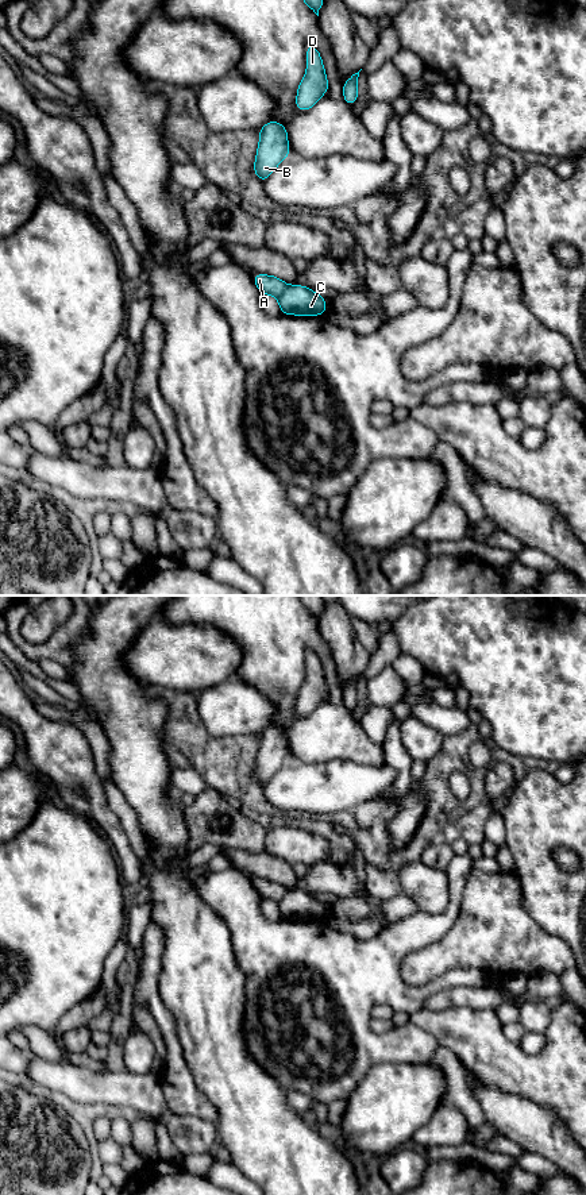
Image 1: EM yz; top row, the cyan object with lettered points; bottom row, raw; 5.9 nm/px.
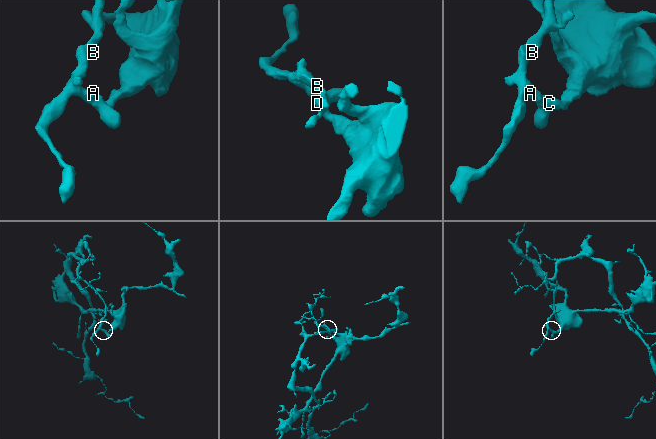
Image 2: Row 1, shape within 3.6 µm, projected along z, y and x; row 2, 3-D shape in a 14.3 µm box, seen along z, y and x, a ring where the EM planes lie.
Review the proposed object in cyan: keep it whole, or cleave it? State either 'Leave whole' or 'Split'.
Split

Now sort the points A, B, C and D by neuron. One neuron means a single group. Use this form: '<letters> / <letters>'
A B D / C

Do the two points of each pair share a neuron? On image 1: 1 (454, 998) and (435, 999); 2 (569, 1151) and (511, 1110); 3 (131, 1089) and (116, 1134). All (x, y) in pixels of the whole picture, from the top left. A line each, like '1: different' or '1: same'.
1: same
2: same
3: different

